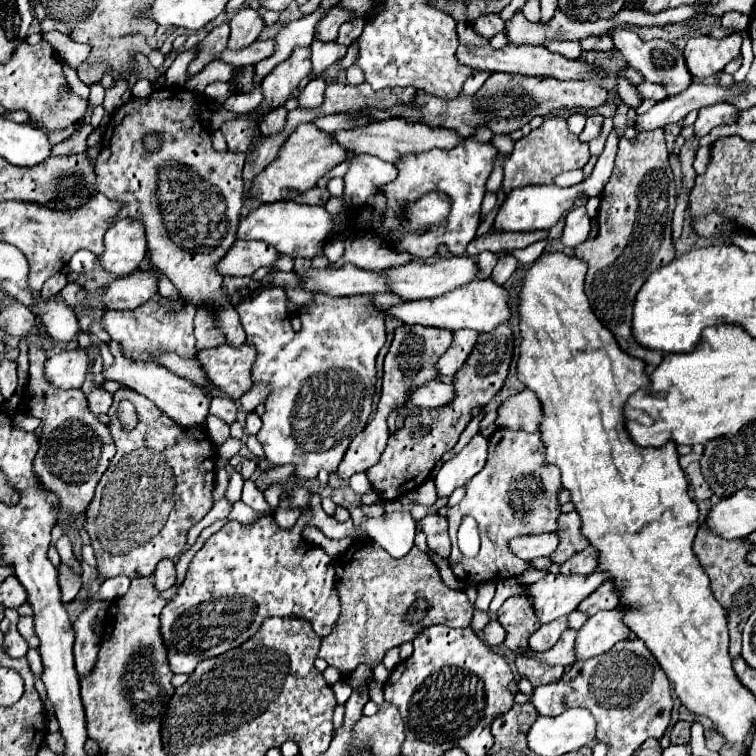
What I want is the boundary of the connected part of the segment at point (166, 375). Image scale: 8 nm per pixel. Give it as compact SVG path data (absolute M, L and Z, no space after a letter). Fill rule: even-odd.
M114 348L114 364L110 368L102 370L104 380L114 380L124 384L130 390L136 390L138 394L146 396L148 400L152 400L166 416L170 416L176 424L180 426L204 426L206 416L208 416L208 406L210 406L210 398L200 392L200 388L196 388L192 382L188 380L180 380L180 376L176 376L174 372L170 372L164 366L158 364L136 364L130 362L128 358L124 358L118 348Z

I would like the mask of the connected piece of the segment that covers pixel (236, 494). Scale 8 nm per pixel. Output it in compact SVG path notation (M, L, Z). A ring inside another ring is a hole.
M234 472L230 484L228 484L226 492L224 492L224 498L226 498L230 504L238 502L238 500L240 500L240 494L242 494L242 486L244 486L244 478L242 478L242 474L240 474L240 472Z

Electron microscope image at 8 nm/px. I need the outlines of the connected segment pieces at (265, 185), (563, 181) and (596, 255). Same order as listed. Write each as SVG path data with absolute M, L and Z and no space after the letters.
M300 124L292 136L280 148L276 160L272 160L264 172L260 172L248 190L248 198L256 198L262 204L272 204L280 200L290 200L290 192L306 192L310 190L320 176L324 176L330 168L338 166L344 160L344 148L338 146L330 134L324 134L314 124Z
M582 170L564 172L564 174L556 176L556 180L554 180L556 186L574 186L574 184L578 184L578 182L582 182Z
M662 128L652 132L638 132L638 142L632 144L626 138L620 138L616 162L612 176L608 184L604 186L604 192L600 194L600 208L598 208L598 236L594 240L588 240L574 248L576 258L584 260L588 264L586 274L586 294L590 296L590 306L594 314L600 318L600 322L614 334L620 348L634 356L644 360L646 364L658 366L664 358L662 352L642 348L632 338L632 304L636 298L636 292L646 282L646 278L660 266L668 264L674 258L674 242L672 242L672 214L676 208L676 184L672 176L672 168L668 164L668 150L664 142Z

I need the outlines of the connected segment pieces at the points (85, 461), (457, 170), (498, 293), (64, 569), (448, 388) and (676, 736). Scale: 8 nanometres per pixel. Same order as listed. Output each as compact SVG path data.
M30 346L30 382L26 388L26 396L18 408L28 410L42 422L40 448L34 458L34 472L40 486L46 492L56 494L58 508L62 512L68 512L72 518L76 518L84 514L88 504L92 502L94 488L114 456L114 444L108 426L100 424L88 410L88 402L82 390L58 390L46 382L46 358L48 356L42 348Z
M468 138L460 142L458 146L450 150L428 150L420 154L406 154L396 160L398 176L396 180L388 182L384 186L386 196L386 212L384 212L384 228L396 232L398 224L402 224L402 212L404 204L412 204L412 200L418 200L418 196L424 196L428 192L442 192L450 196L452 210L448 214L448 220L440 220L440 224L434 224L432 228L426 228L424 232L404 232L402 242L392 242L396 252L406 252L416 258L430 258L438 252L438 246L446 246L452 256L462 256L466 252L466 246L474 240L474 234L480 224L480 204L486 192L486 180L492 172L496 148L492 144L478 142L476 138Z
M488 278L488 280L474 280L472 284L464 284L464 288L456 288L432 300L414 300L414 302L392 306L390 310L382 310L382 314L396 318L404 324L434 326L434 328L446 328L452 332L460 328L470 328L476 332L490 332L498 324L508 322L510 308L508 308L508 292L504 290L504 286L498 286Z
M60 564L60 568L58 568L58 584L60 584L60 590L62 590L62 600L72 602L76 598L76 594L80 592L82 578L76 576L66 564Z
M432 380L428 384L422 384L422 388L412 390L412 396L408 396L408 402L412 402L418 408L440 408L452 398L454 398L452 384Z
M678 720L670 732L670 738L672 738L672 744L686 744L688 750L690 750L690 726L692 722L686 722L686 720Z

